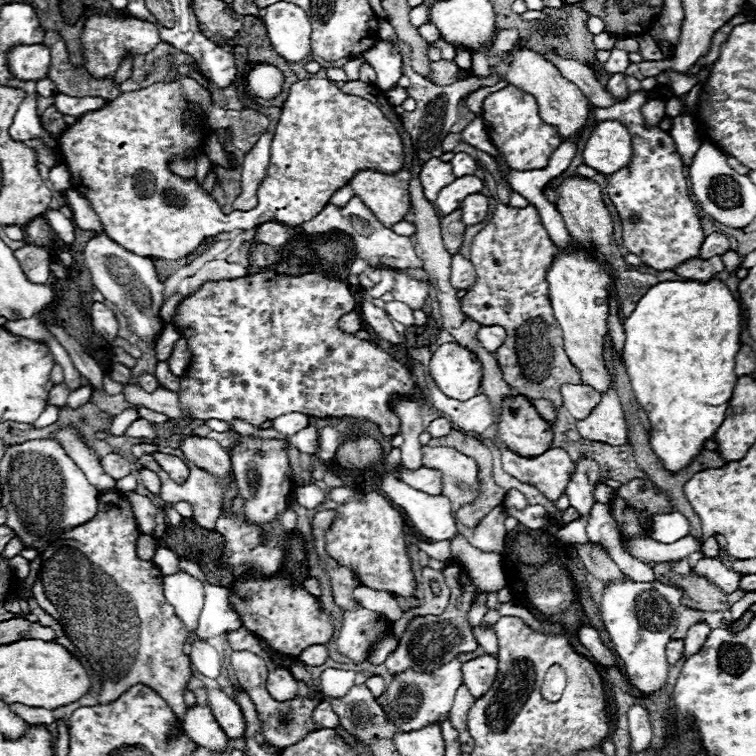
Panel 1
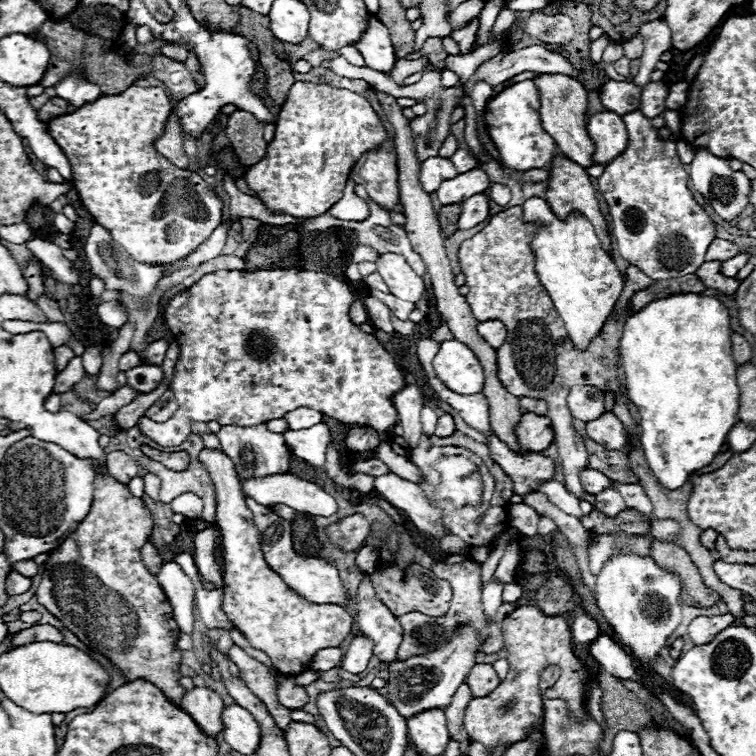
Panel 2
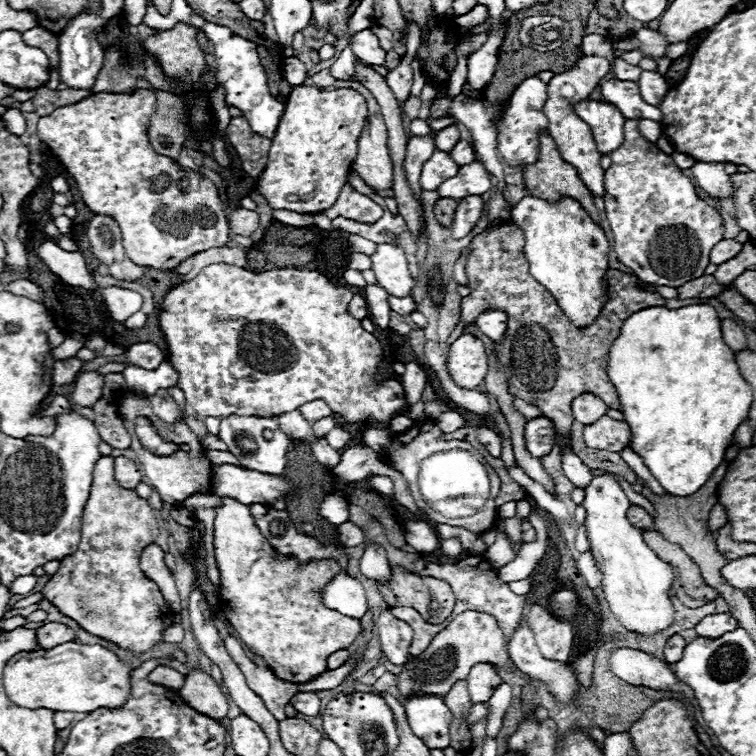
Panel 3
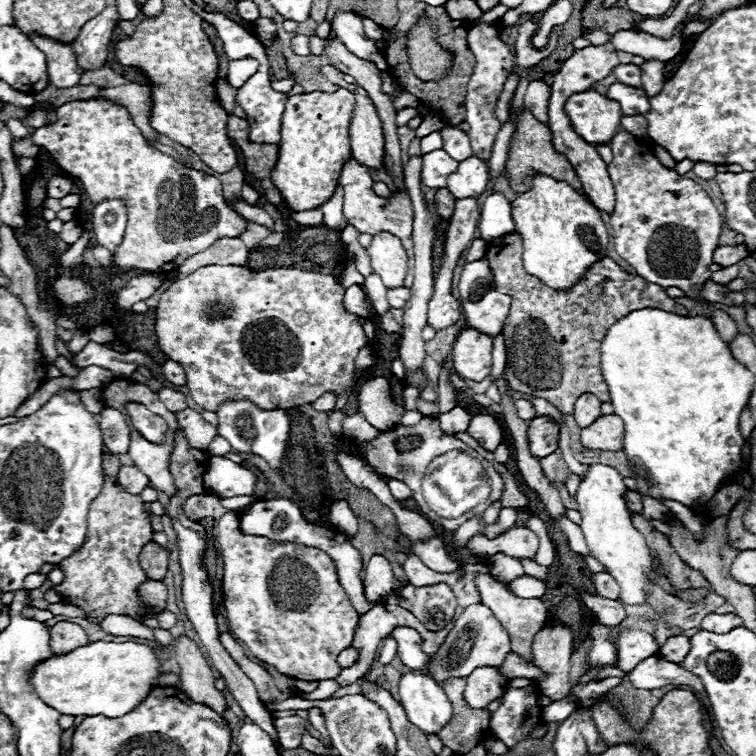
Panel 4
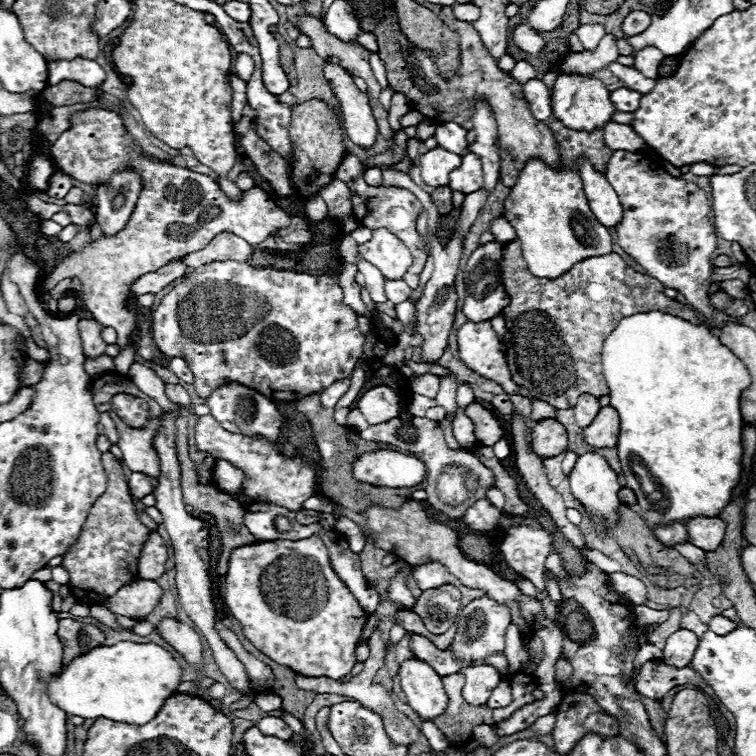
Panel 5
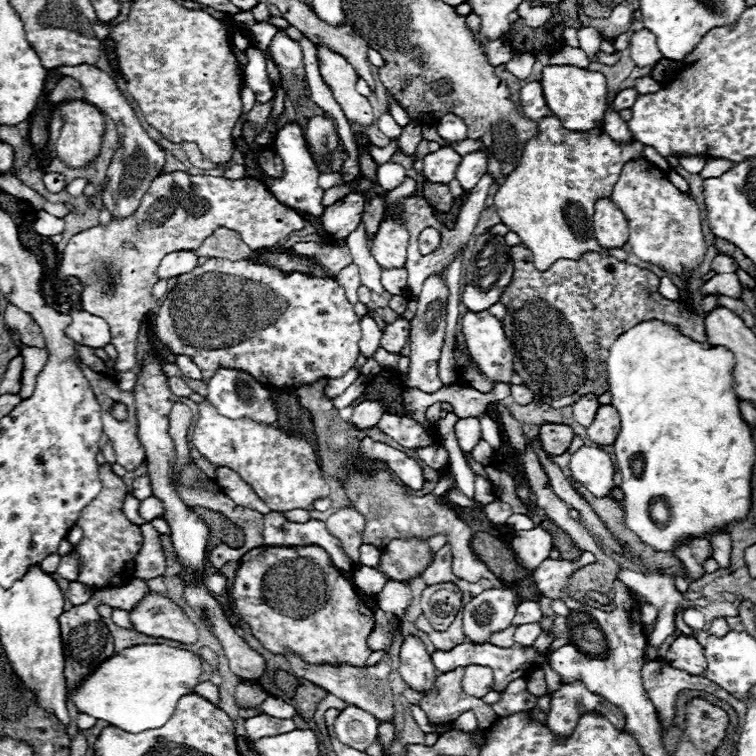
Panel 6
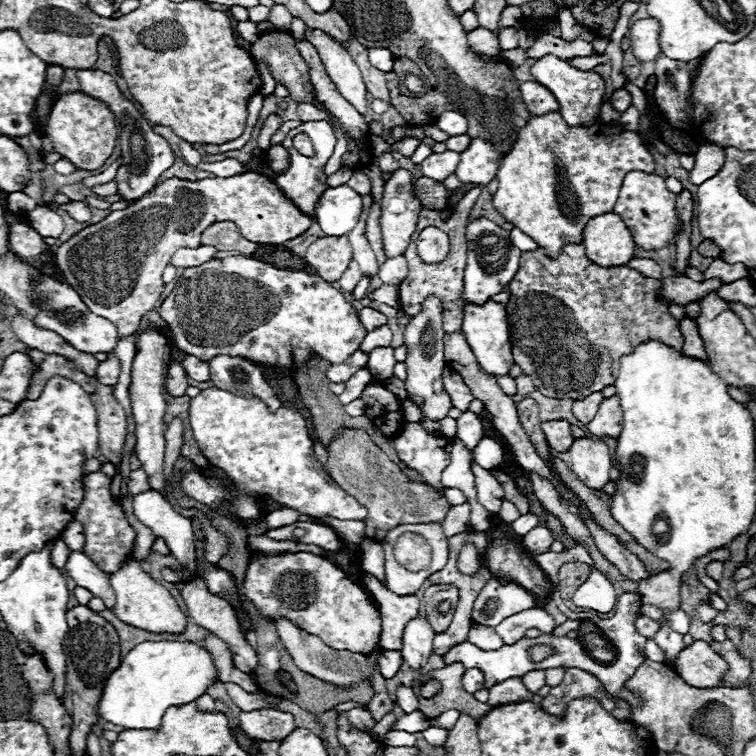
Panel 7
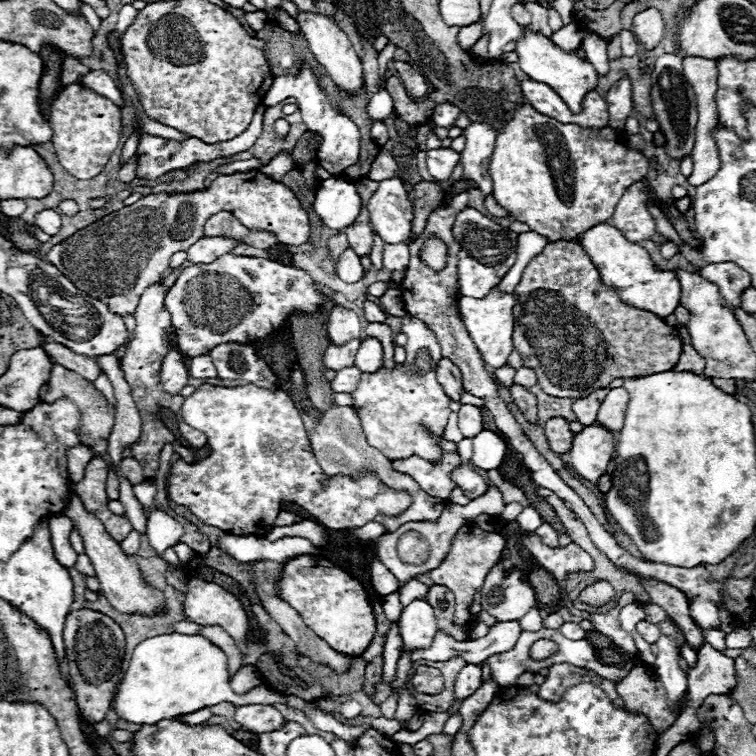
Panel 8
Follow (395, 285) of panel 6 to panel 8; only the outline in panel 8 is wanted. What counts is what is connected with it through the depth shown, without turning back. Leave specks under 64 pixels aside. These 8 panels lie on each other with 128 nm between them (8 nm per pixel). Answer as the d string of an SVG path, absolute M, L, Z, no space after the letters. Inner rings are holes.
M406 242L384 244L384 268L388 270L388 274L394 270L406 270L408 262L410 262L410 252Z

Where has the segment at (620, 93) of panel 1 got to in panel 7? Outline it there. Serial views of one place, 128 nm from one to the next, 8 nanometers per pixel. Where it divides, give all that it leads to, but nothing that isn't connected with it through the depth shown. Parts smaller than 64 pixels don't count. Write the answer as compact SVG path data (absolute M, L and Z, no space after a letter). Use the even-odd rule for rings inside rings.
M620 88L620 90L616 90L616 92L612 92L612 96L610 96L610 100L612 100L612 106L622 114L622 112L626 112L628 108L630 108L630 104L632 104L632 98L630 98L630 92L626 92L624 88Z

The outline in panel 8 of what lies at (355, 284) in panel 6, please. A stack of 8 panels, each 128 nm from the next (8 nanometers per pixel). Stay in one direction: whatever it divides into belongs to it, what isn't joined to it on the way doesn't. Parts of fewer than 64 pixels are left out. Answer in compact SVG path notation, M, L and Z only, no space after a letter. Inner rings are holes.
M348 246L340 258L338 258L338 276L344 280L344 282L356 282L360 280L362 276L362 264L360 264L360 256Z

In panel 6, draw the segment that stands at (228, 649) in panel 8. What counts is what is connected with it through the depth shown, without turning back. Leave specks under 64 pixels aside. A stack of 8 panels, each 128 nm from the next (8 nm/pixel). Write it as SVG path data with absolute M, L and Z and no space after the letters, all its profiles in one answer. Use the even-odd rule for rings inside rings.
M274 696L264 698L264 700L262 700L258 706L254 706L252 710L258 710L260 714L276 716L276 718L294 718L294 714L296 714L296 710L294 710L288 702L284 702L284 700L280 700L280 698L274 698Z

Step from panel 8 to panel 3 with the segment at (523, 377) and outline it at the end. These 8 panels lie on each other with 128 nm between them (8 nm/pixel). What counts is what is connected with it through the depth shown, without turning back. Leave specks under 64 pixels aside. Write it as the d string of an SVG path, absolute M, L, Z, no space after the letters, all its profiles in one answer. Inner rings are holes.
M516 398L516 400L514 400L514 406L516 406L516 410L518 410L524 418L528 418L528 420L542 416L542 412L540 412L538 406L532 406L532 404L524 402L524 400L518 400L518 398Z

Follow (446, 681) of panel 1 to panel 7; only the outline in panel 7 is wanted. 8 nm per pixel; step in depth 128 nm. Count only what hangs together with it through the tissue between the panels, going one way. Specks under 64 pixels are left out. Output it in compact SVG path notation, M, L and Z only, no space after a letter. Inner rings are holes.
M492 578L478 594L472 610L472 622L474 624L486 624L486 626L498 626L504 618L524 612L528 608L534 608L534 596L524 590L520 584L508 582L502 584L496 578Z

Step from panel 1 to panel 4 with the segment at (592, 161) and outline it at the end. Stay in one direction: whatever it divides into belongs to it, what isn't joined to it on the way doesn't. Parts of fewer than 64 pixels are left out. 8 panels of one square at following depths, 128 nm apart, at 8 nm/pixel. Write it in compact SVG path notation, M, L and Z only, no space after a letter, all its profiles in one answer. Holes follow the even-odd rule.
M594 88L568 96L564 112L574 130L592 144L610 142L620 128L620 104Z

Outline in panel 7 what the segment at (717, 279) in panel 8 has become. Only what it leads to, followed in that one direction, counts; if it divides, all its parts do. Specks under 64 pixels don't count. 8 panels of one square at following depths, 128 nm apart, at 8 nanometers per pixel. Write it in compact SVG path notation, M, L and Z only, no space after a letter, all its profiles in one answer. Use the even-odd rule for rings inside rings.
M716 258L708 270L704 270L704 278L720 278L722 284L730 284L742 278L748 278L748 270L742 264L728 264L720 258Z

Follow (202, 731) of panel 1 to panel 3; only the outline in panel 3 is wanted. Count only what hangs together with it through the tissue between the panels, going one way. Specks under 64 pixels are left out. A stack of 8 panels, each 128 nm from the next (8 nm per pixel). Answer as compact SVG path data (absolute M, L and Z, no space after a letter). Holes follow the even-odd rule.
M192 670L184 676L184 686L180 688L180 696L194 710L214 720L222 720L228 714L228 698L222 694L218 684L214 684L210 674L202 670Z

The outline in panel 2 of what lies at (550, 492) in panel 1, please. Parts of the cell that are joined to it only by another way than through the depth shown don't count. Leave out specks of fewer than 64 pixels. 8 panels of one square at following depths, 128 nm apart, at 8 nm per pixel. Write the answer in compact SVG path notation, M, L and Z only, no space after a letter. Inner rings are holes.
M496 434L486 436L486 446L488 446L488 450L490 450L490 458L492 458L496 464L500 464L500 466L504 468L504 472L512 478L512 482L514 482L514 492L520 494L520 496L526 494L530 488L536 488L540 482L552 480L552 476L554 476L554 462L552 462L550 458L544 458L542 454L532 452L532 454L528 454L526 458L524 458L524 456L518 456L518 454L514 454L504 442L500 442L500 438L496 438Z

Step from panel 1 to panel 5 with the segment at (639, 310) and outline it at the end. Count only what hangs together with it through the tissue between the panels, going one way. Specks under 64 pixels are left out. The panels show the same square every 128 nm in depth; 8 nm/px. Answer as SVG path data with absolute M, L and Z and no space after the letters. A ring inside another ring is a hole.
M642 312L624 318L602 346L602 370L610 388L610 406L620 416L618 458L626 488L634 490L636 504L644 510L642 518L650 528L656 524L684 522L688 518L706 516L714 518L730 504L732 490L740 482L742 474L742 414L740 394L750 384L750 374L740 358L736 358L706 326L692 326L690 322L664 314ZM630 458L644 464L658 490L646 494L638 482L638 476L630 468Z

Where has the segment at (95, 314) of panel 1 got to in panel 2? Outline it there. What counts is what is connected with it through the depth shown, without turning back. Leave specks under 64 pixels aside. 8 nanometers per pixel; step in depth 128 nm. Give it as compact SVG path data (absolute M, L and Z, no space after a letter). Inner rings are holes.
M110 300L110 302L102 302L98 306L98 318L112 328L120 328L126 324L128 320L128 310L124 304L120 304L118 300Z

